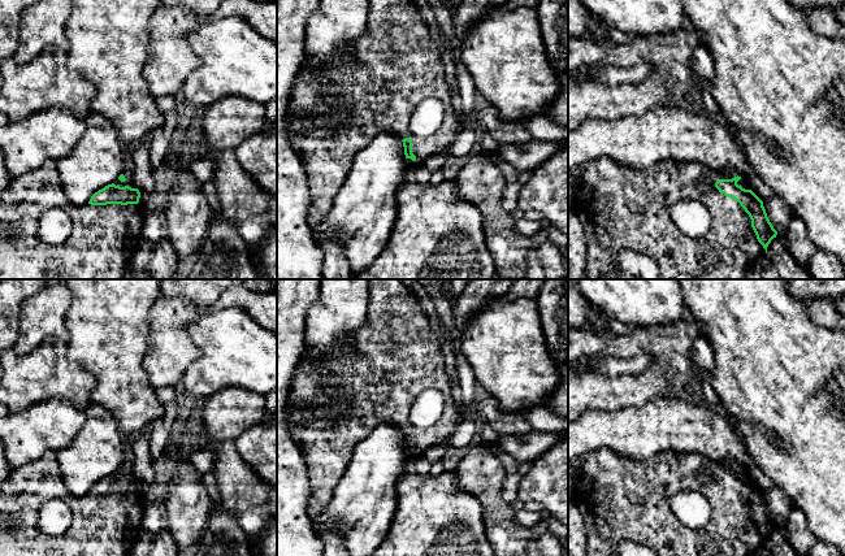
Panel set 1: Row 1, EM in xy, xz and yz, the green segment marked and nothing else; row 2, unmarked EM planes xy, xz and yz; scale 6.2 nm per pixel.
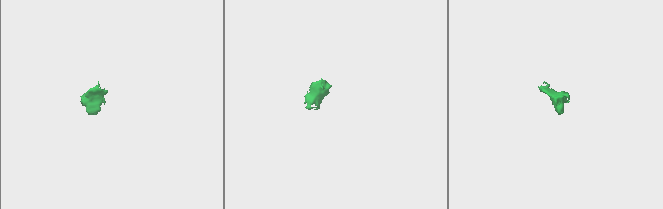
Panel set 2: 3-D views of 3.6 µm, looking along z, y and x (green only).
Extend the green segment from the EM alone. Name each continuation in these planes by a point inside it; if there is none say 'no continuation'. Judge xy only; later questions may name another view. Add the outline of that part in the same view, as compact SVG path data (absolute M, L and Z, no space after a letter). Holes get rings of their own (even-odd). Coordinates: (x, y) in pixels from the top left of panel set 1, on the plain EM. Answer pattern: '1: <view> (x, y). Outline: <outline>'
1: xy (109, 525). Outline: M48 452L12 469L0 487L0 556L129 556L139 537L143 513L139 495L73 496L64 483L56 453ZM53 499L62 499L74 514L72 526L57 537L44 534L38 525L40 508Z

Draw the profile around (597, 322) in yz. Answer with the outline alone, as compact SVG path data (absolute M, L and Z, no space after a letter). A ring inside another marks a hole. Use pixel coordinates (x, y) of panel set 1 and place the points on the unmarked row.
M593 308L593 310L590 312L588 323L584 330L589 330L597 334L611 333L610 326L607 323L607 316L595 308Z

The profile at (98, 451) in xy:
M100 404L83 411L86 423L73 444L56 453L66 490L75 498L114 474L125 460L124 439L114 416Z

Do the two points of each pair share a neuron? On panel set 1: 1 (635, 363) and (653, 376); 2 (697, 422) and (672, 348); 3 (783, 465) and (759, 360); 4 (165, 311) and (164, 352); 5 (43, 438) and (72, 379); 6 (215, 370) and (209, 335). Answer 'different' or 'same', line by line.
1: different
2: different
3: same
4: same
5: different
6: same

